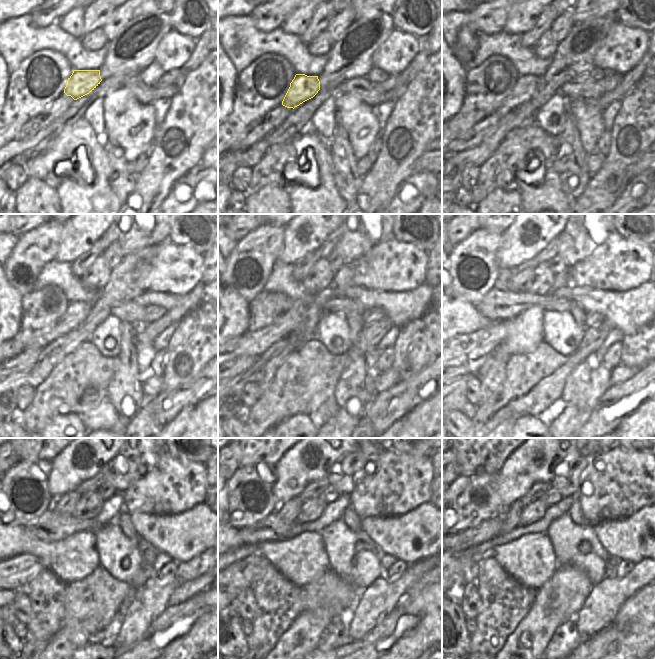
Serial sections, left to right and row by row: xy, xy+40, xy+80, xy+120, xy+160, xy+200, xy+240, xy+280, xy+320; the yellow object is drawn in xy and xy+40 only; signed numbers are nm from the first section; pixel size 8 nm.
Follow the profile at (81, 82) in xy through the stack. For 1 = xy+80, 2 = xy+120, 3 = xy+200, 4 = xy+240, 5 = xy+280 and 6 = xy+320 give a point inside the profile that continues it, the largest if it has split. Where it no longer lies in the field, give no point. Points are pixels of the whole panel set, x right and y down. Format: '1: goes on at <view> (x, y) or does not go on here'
1: goes on at xy+80 (525, 86)
2: goes on at xy+120 (76, 312)
3: goes on at xy+200 (470, 348)
4: goes on at xy+240 (15, 573)
5: goes on at xy+280 (243, 574)
6: goes on at xy+320 (466, 581)

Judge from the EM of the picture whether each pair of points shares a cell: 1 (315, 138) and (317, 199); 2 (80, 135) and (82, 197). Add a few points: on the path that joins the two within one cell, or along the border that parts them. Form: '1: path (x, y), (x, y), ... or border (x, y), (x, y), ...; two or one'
1: path (322, 153), (325, 164), (325, 184); one
2: path (96, 150), (100, 162), (100, 182), (98, 184); one

